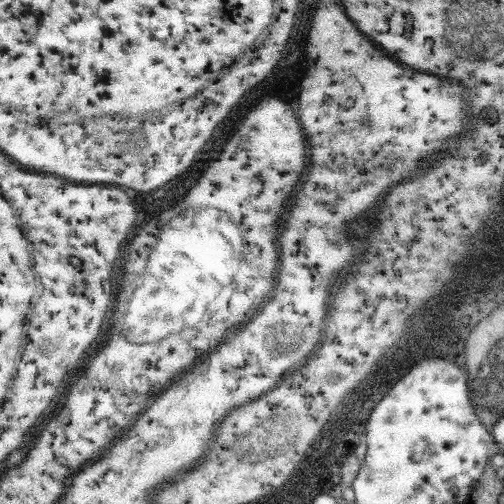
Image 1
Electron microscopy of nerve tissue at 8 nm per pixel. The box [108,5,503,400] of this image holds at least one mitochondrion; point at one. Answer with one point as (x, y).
(465, 46)

